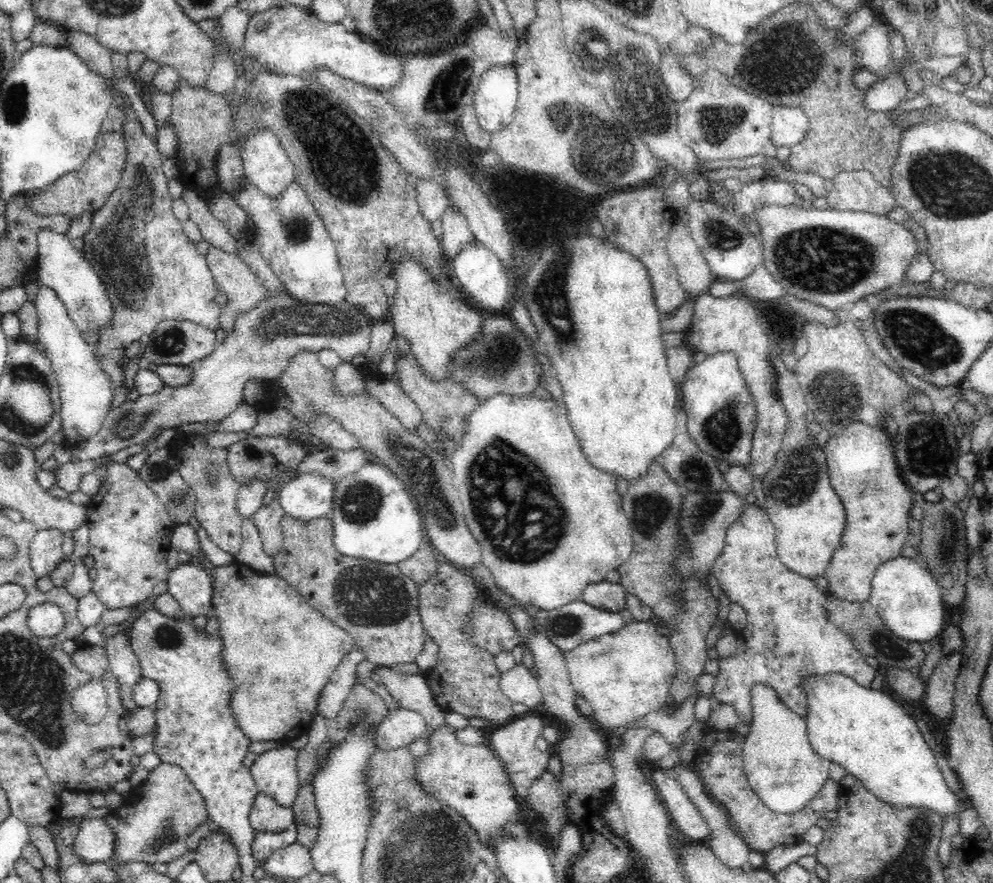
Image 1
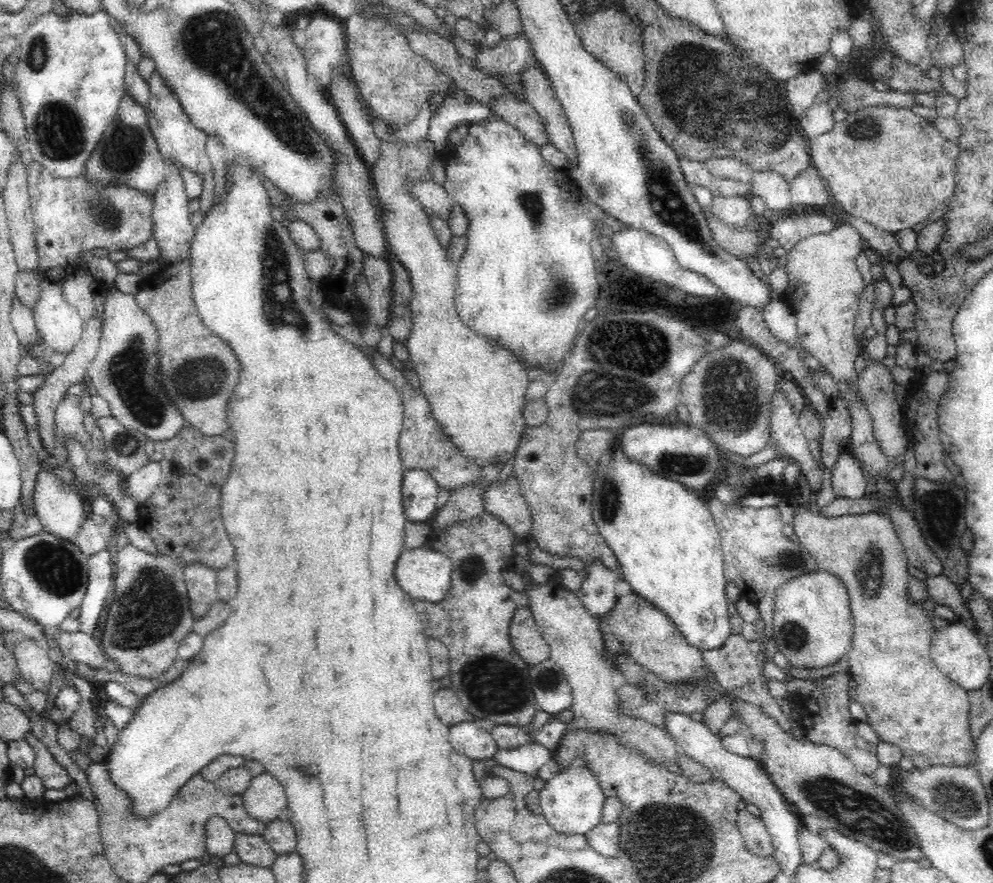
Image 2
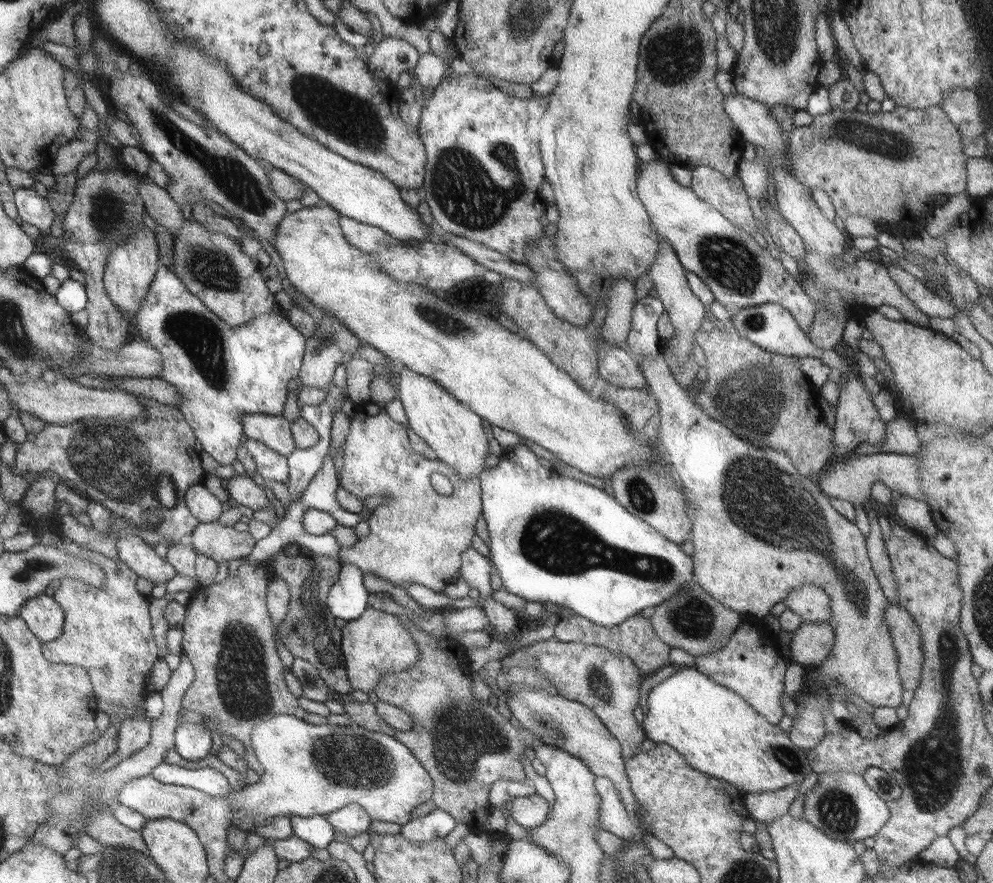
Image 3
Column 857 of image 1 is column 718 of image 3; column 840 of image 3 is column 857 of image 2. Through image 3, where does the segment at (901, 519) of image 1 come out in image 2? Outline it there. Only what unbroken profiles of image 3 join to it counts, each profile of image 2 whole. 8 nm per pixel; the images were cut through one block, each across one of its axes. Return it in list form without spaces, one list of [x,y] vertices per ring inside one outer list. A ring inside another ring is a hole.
[[[800,506],[796,510],[794,516],[794,534],[800,538],[800,544],[808,550],[808,556],[812,556],[812,560],[818,564],[818,570],[828,570],[834,576],[838,576],[842,580],[842,584],[848,588],[848,596],[850,596],[850,604],[852,604],[852,616],[854,616],[854,636],[852,636],[852,650],[846,654],[848,656],[848,674],[856,680],[856,702],[860,702],[860,706],[864,708],[864,712],[868,714],[868,724],[872,726],[872,730],[878,734],[880,742],[890,742],[896,744],[898,748],[902,748],[904,756],[914,760],[914,768],[932,768],[932,766],[950,766],[950,768],[958,768],[958,766],[974,766],[976,762],[976,742],[972,738],[970,732],[970,692],[964,690],[962,686],[958,686],[956,682],[952,682],[932,660],[932,634],[934,634],[934,626],[932,626],[932,612],[928,614],[922,606],[922,602],[914,602],[908,598],[908,580],[912,578],[908,574],[908,556],[906,556],[906,548],[898,536],[898,532],[894,530],[894,522],[892,518],[882,512],[882,514],[850,514],[850,516],[836,516],[836,518],[826,518],[826,516],[818,516],[816,512]]]

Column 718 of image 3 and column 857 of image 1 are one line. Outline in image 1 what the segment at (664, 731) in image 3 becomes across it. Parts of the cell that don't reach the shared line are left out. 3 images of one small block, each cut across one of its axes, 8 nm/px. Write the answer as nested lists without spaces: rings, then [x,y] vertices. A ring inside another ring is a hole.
[[[842,672],[810,674],[798,686],[806,692],[808,738],[818,756],[840,764],[890,806],[916,806],[942,818],[956,814],[958,800],[936,766],[934,750],[894,694],[864,688]]]

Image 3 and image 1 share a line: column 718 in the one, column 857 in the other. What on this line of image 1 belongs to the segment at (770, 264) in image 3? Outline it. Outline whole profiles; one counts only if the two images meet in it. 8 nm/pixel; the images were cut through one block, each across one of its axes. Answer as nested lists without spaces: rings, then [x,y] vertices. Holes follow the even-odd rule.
[[[786,206],[786,208],[760,208],[756,210],[758,228],[756,232],[762,238],[764,248],[764,266],[766,270],[782,284],[782,288],[800,300],[814,302],[828,310],[850,308],[860,302],[864,296],[884,292],[894,284],[900,284],[906,278],[906,272],[918,256],[916,236],[902,224],[890,220],[886,214],[872,212],[854,212],[854,210],[816,210],[814,206]]]

